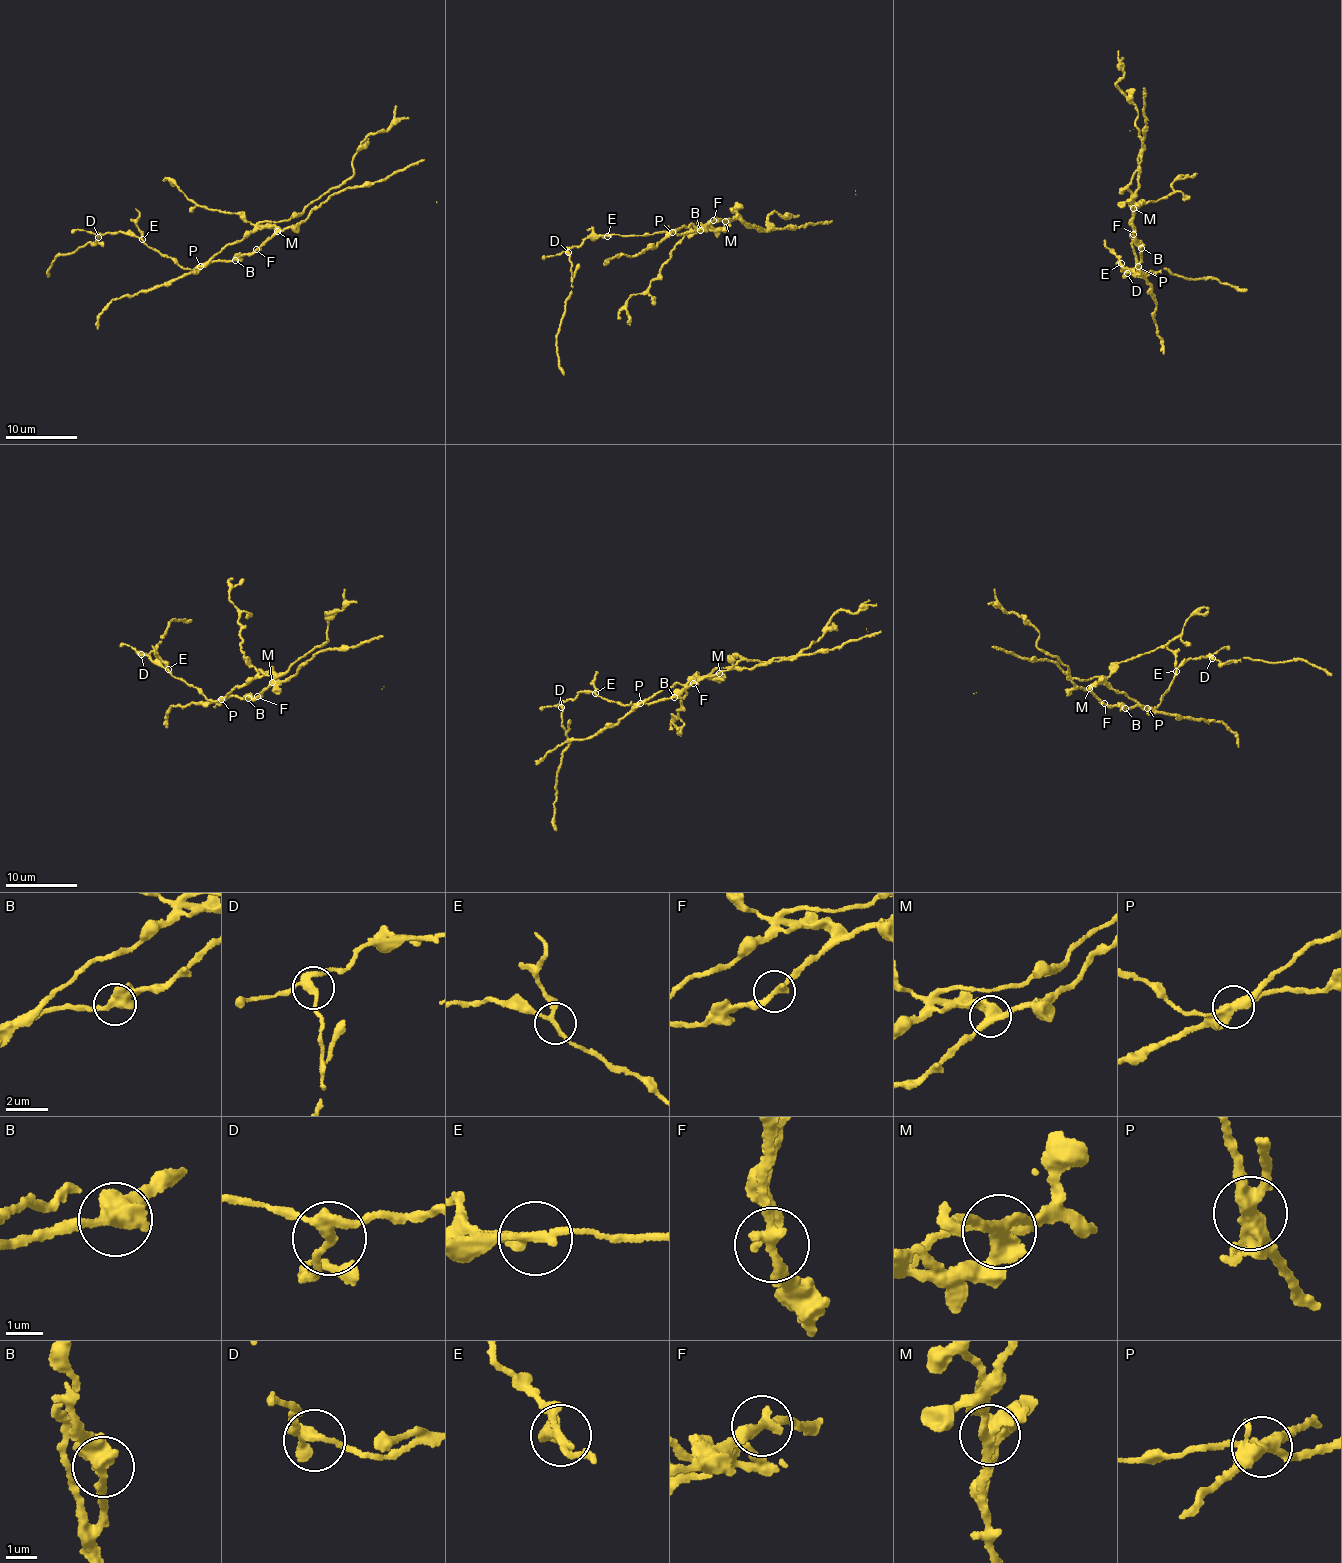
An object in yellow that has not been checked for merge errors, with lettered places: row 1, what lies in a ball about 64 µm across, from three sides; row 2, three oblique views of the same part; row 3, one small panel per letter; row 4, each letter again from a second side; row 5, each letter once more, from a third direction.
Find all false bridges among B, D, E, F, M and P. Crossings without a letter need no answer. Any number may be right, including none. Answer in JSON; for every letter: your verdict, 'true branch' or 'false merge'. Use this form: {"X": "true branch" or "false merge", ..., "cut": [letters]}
{"B": "true branch", "D": "true branch", "E": "false merge", "F": "true branch", "M": "false merge", "P": "false merge", "cut": ["E", "M", "P"]}

